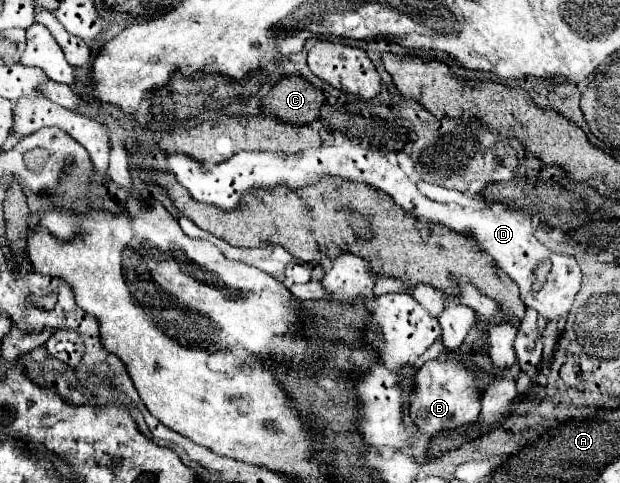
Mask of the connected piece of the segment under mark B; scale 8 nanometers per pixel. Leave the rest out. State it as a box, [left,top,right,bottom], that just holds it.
[408,357,480,435]

